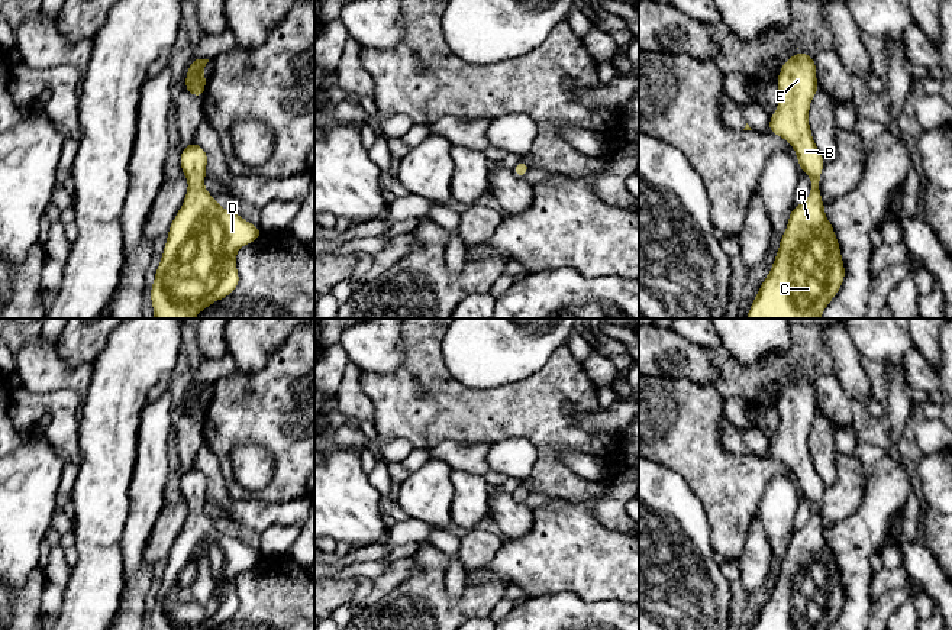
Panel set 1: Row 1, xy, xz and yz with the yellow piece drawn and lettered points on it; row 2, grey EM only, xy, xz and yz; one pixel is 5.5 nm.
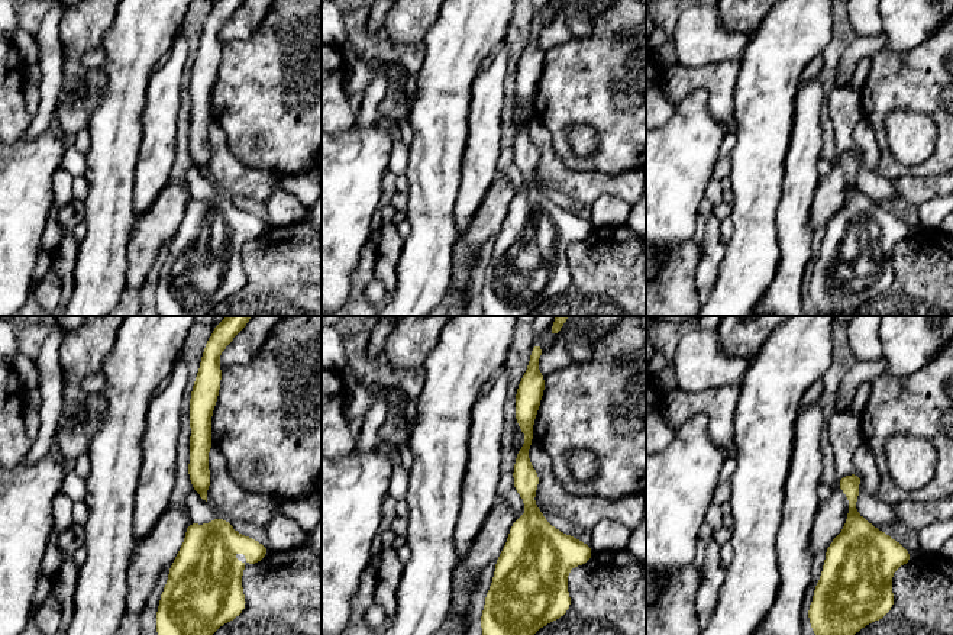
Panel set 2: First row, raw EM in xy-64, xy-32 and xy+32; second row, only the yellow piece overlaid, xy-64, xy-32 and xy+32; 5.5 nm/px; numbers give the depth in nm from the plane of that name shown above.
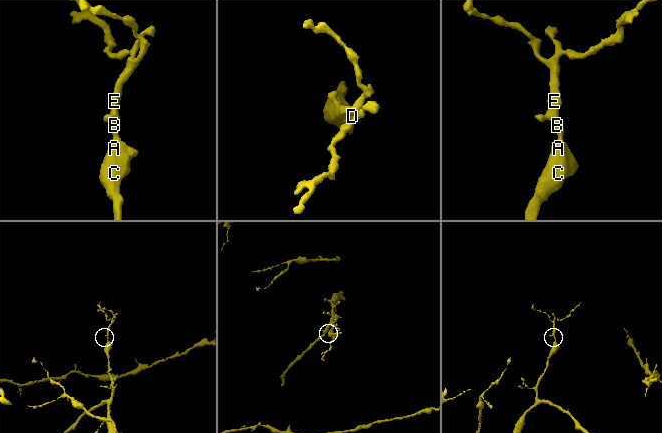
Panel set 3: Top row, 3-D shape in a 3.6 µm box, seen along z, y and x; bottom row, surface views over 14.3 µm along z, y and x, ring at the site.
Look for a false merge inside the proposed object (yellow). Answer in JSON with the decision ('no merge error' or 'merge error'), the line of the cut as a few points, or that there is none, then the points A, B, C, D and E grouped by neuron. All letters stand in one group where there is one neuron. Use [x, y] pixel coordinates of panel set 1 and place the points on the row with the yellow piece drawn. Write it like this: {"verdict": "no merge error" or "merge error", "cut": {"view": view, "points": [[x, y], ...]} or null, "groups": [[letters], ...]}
{"verdict": "no merge error", "cut": null, "groups": [["A", "B", "C", "D", "E"]]}

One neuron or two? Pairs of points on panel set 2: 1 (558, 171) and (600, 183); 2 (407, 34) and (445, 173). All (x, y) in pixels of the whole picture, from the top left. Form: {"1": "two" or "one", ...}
{"1": "one", "2": "two"}

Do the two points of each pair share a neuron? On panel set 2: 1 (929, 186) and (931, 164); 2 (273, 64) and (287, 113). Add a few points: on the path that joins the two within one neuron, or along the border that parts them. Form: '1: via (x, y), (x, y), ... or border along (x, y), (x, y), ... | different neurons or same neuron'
1: border along (937, 173), (901, 176), (897, 179) | different neurons
2: via (284, 76), (287, 79), (287, 102) | same neuron

